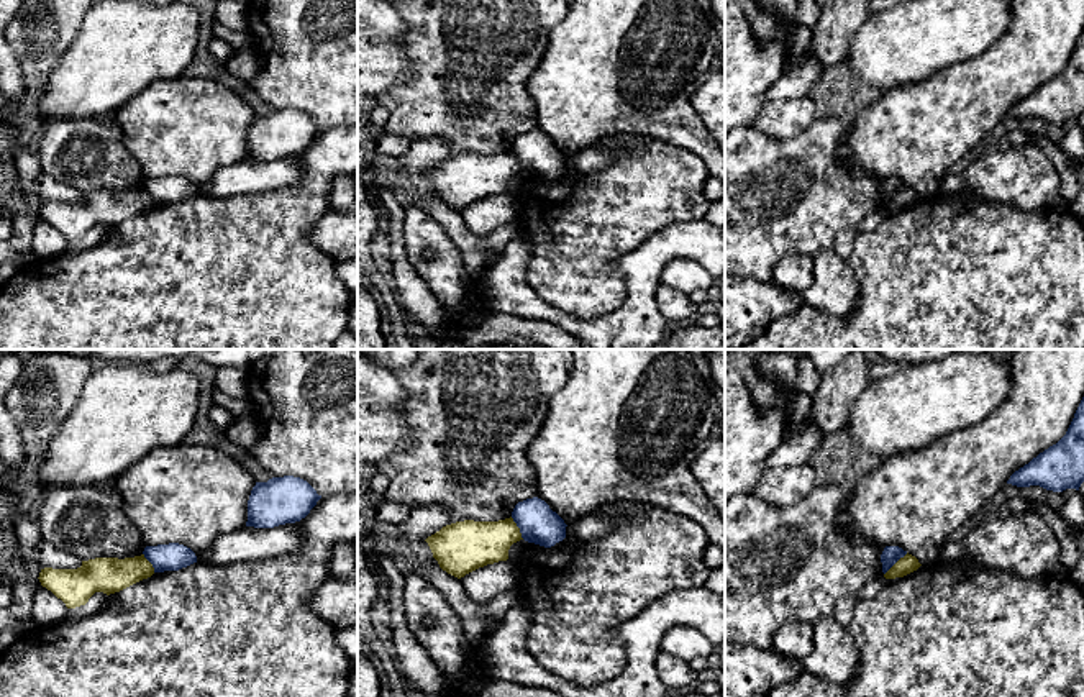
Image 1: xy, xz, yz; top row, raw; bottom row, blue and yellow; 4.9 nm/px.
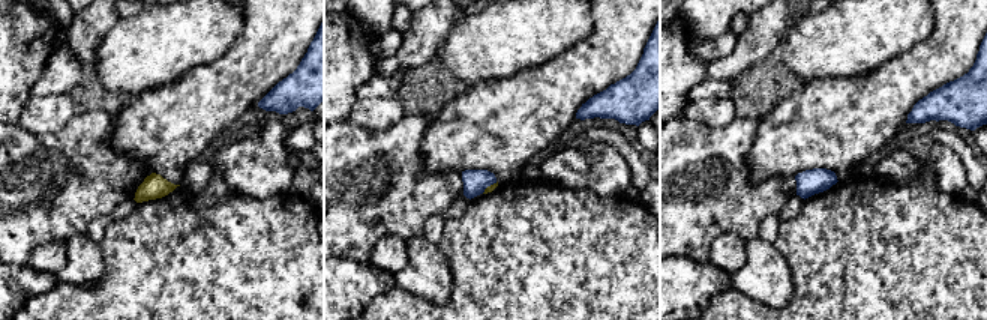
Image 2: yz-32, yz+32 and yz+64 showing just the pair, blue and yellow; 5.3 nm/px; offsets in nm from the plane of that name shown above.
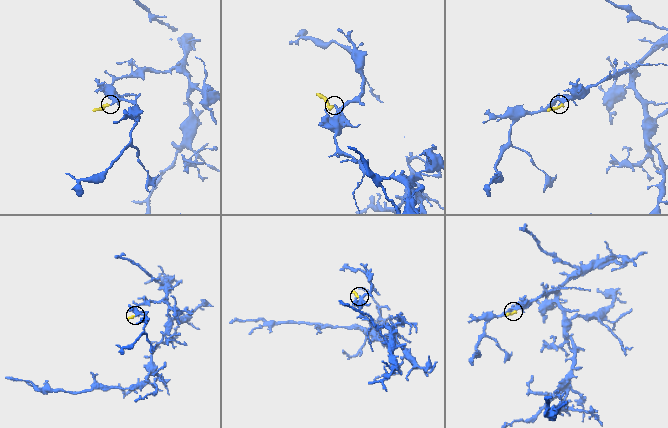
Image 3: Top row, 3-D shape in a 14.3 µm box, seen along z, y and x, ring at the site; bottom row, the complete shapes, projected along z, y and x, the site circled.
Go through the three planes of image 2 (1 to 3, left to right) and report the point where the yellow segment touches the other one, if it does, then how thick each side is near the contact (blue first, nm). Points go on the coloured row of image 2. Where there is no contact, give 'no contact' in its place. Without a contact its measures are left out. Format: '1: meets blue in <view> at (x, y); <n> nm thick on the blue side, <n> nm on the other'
1: no contact
2: meets blue in yz+32 at (489, 185); 130 nm thick on the blue side, 40 nm on the other
3: no contact

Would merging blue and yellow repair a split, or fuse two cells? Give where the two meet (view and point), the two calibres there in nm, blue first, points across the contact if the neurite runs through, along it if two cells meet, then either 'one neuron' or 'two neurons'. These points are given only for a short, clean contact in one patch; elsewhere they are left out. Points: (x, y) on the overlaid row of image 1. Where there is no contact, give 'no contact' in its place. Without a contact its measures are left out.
yz (896, 561) | 90/90 nm | along yz (907, 553), (884, 574) | two neurons

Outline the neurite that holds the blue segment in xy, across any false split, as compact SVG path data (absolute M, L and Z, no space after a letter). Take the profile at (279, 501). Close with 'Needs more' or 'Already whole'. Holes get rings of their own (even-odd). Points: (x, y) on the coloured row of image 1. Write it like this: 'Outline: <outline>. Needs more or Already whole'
Outline: M294 476L256 482L248 500L246 526L274 528L305 518L321 495L303 479Z. Already whole

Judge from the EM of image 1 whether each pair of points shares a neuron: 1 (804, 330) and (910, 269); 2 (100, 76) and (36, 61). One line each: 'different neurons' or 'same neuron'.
1: same neuron
2: different neurons

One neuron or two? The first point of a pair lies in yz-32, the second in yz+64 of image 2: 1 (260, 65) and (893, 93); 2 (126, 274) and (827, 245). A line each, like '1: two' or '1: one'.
1: one
2: one

